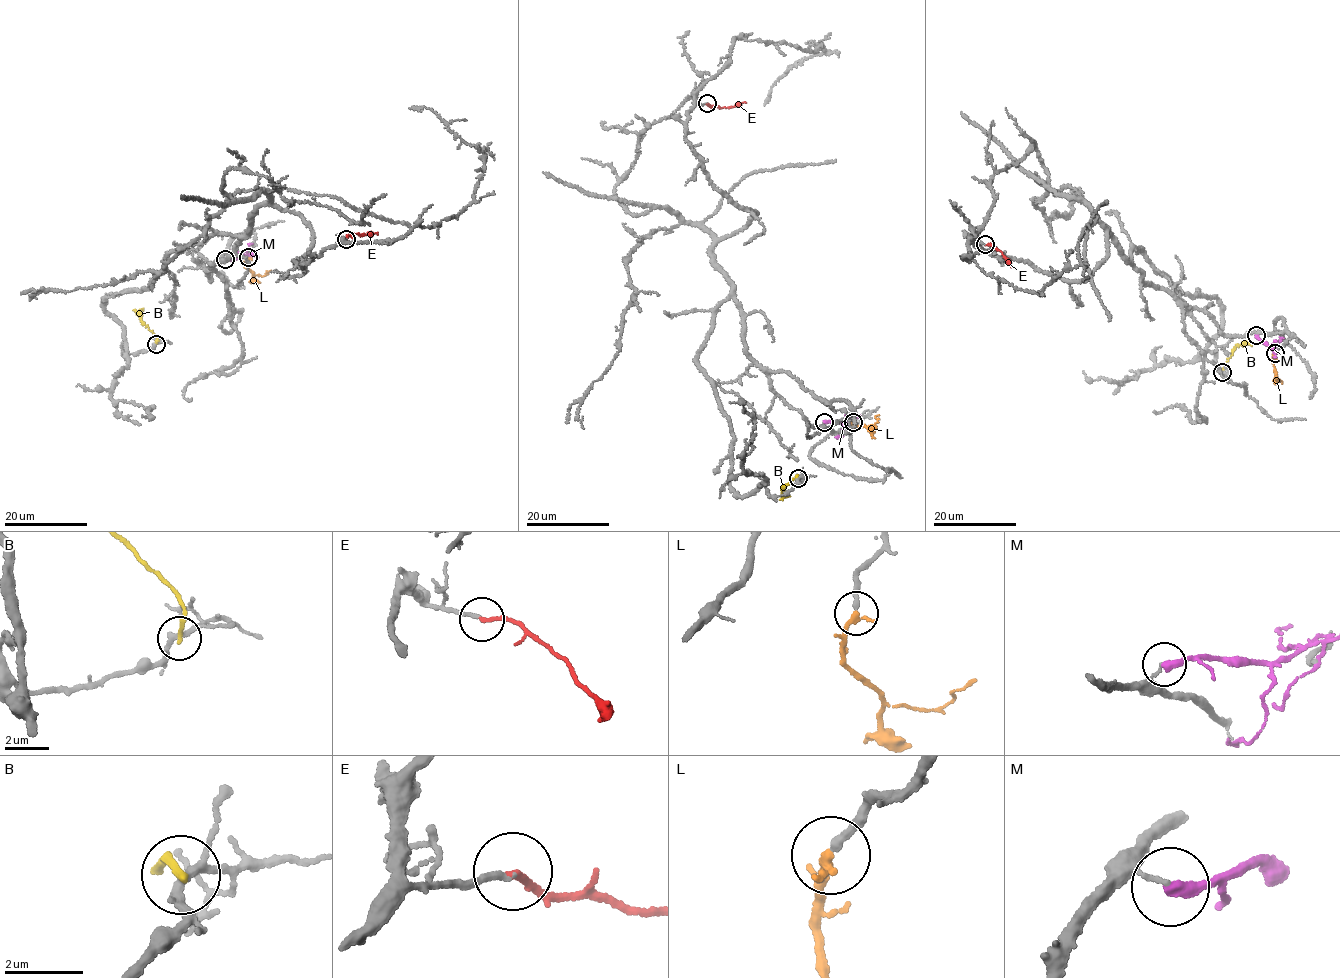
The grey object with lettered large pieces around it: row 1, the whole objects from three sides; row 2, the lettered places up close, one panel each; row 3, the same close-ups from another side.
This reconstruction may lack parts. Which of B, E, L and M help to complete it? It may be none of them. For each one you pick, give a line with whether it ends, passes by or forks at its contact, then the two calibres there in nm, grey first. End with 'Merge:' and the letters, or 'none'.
E: it ends | 140/180 nm
L: it ends | 200/280 nm
Merge: E, L

